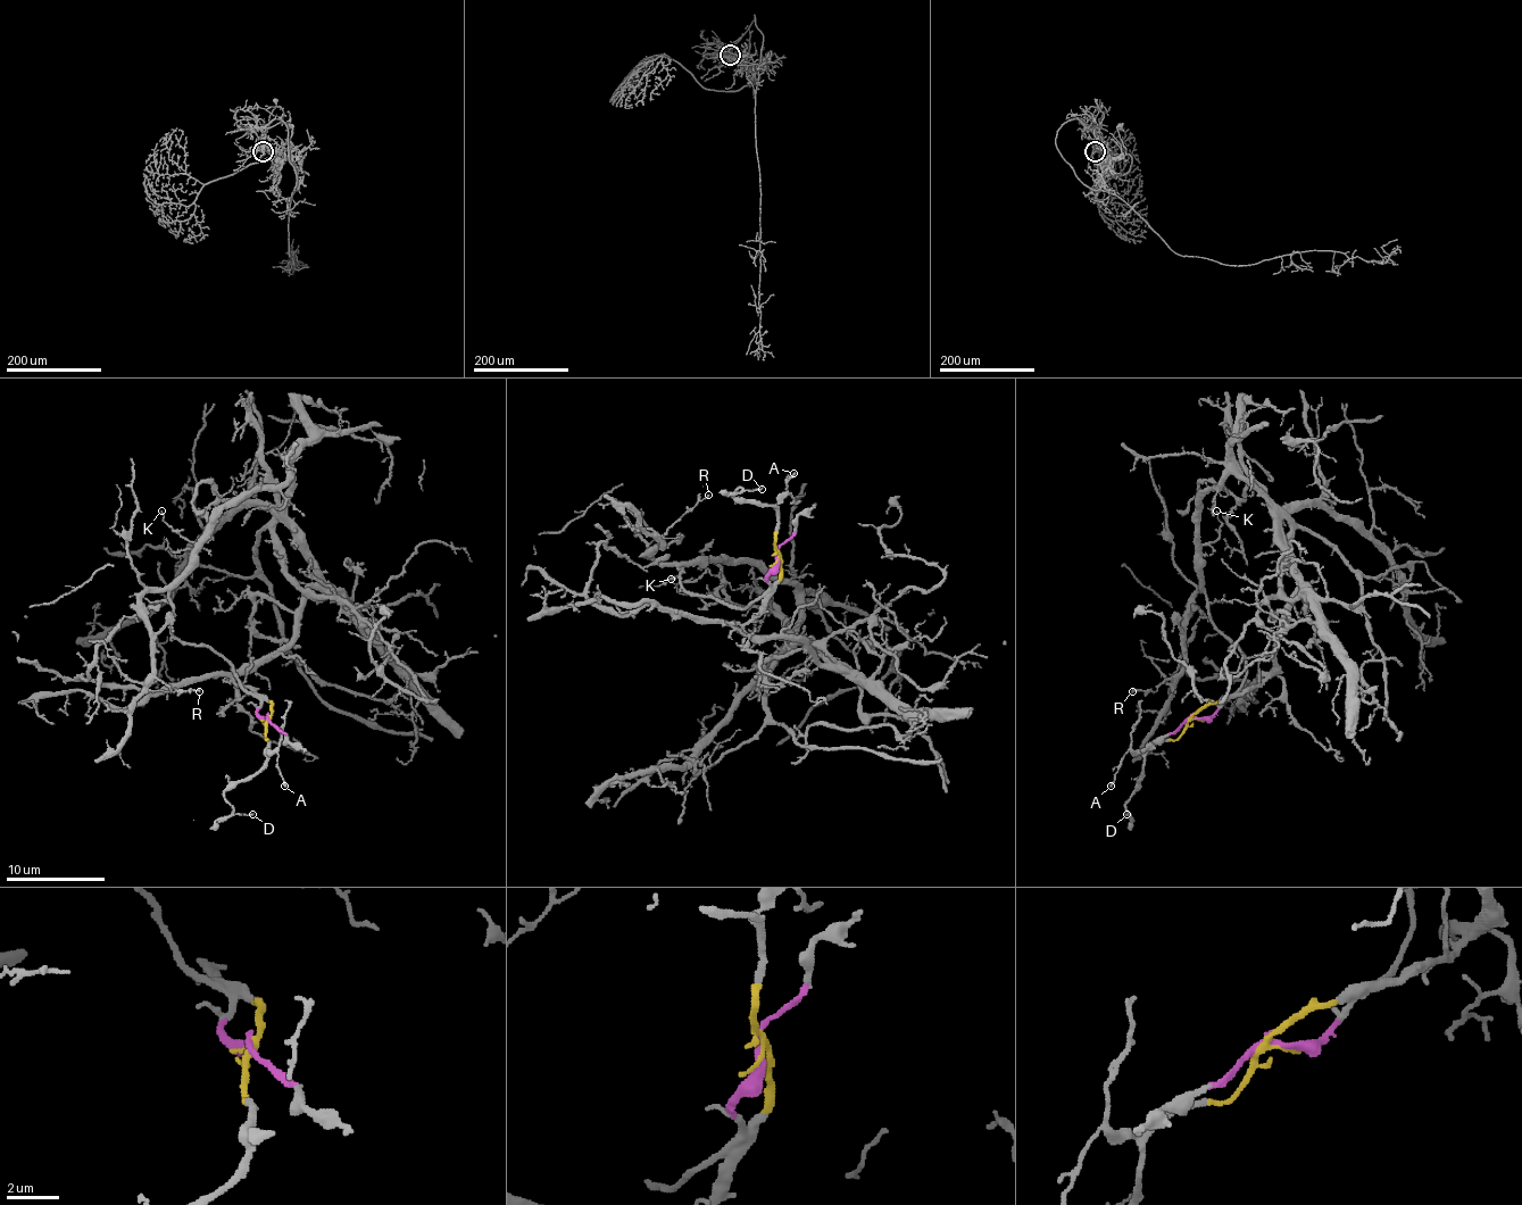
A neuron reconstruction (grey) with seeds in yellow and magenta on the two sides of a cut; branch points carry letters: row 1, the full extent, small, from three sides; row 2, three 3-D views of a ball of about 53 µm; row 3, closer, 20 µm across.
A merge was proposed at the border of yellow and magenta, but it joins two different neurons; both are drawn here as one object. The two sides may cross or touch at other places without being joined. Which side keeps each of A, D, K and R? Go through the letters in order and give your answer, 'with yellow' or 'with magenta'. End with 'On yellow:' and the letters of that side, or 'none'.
A: with yellow
D: with yellow
K: with magenta
R: with magenta
On yellow: A, D

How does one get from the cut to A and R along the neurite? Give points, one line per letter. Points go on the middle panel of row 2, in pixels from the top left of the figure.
A: (776, 555), (776, 500), (787, 490), (787, 481), (795, 473)
R: (776, 555), (770, 587), (745, 608), (691, 593), (679, 570), (658, 564), (651, 555), (708, 496)

